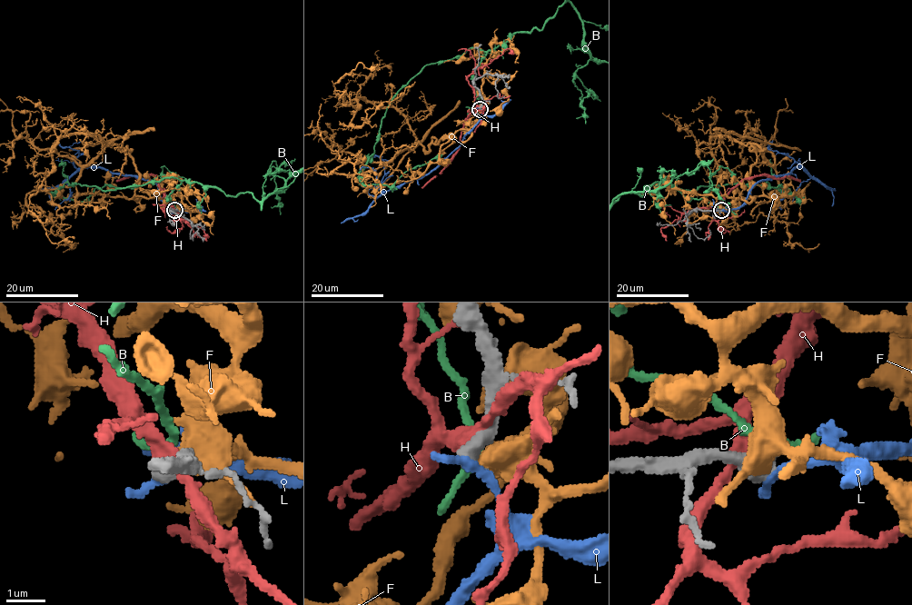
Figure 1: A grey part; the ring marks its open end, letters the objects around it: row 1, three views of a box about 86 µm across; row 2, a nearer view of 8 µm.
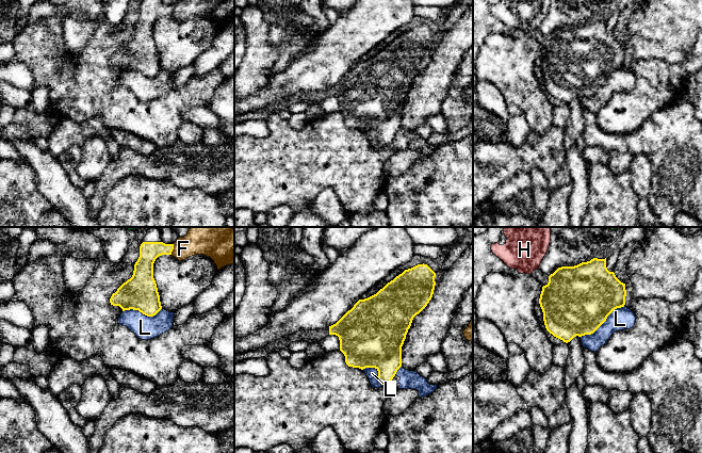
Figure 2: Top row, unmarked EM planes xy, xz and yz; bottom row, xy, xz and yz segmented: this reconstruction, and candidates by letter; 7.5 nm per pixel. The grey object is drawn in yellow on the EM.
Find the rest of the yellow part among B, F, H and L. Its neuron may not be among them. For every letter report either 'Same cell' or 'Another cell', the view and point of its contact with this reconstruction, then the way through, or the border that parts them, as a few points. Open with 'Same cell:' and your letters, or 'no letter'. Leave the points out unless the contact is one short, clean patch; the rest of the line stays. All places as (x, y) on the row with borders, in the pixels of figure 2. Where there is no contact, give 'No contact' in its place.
Same cell: no letter
B: Another cell. No contact
F: Another cell. Touches yellow at xy (173, 248). Boundary: xy (174, 244), (170, 254)
H: Another cell. No contact
L: Another cell. Touches yellow at yz (602, 323)

